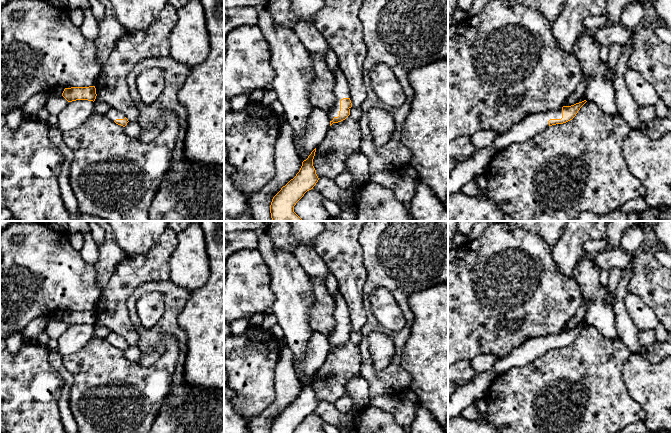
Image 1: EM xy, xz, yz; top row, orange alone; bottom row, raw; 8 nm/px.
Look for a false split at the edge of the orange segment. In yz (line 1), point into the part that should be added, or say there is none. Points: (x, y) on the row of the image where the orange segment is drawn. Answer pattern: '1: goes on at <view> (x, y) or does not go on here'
1: goes on at yz (463, 172)

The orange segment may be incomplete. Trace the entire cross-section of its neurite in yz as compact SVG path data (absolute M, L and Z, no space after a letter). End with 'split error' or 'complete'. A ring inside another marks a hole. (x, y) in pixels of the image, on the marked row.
M586 103L563 106L561 109L530 115L507 132L499 134L491 147L476 150L464 162L459 162L448 174L448 195L461 191L464 184L483 175L494 154L514 143L523 143L544 131L549 126L572 120Z; split error

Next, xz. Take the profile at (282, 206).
M316 148L302 162L302 166L296 176L273 197L270 205L273 221L303 221L294 212L294 206L307 191L313 189L319 180L313 166L315 152Z; complete

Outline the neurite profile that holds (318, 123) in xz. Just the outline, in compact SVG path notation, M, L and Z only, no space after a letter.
M313 108L305 132L299 139L299 147L302 149L300 158L306 160L311 152L322 142L328 129L330 120L328 113L324 110Z

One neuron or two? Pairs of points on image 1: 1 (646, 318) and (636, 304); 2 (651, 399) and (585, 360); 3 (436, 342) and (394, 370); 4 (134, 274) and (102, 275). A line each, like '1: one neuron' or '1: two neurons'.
1: one neuron
2: two neurons
3: two neurons
4: two neurons

